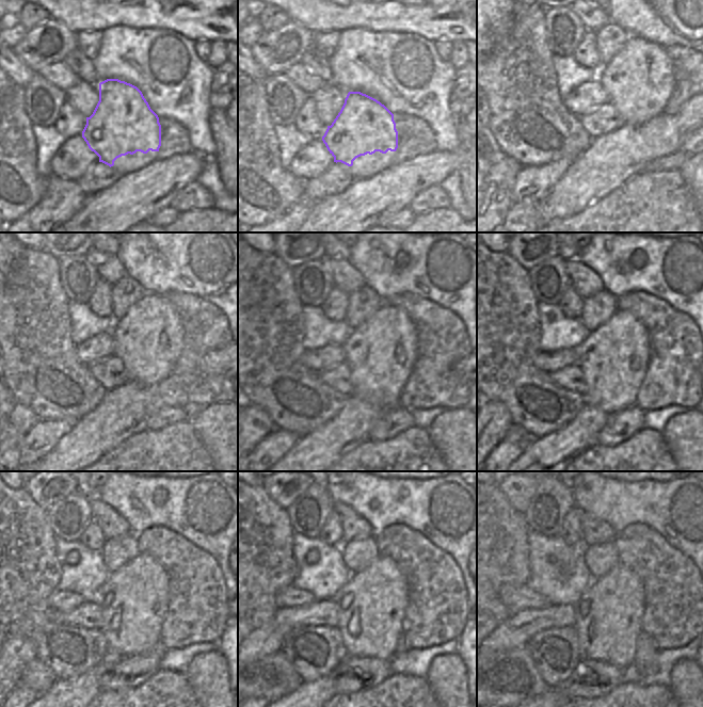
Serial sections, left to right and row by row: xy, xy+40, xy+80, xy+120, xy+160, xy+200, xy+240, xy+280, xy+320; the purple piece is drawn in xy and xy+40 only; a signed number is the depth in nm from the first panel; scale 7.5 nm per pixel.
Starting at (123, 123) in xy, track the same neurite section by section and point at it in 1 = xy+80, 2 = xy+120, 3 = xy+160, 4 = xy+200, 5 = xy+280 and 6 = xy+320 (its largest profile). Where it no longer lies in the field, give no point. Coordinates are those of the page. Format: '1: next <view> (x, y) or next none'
1: next xy+80 (593, 135)
2: next xy+120 (142, 381)
3: next xy+160 (382, 390)
4: next xy+200 (617, 390)
5: next xy+280 (377, 636)
6: next xy+320 (610, 636)

